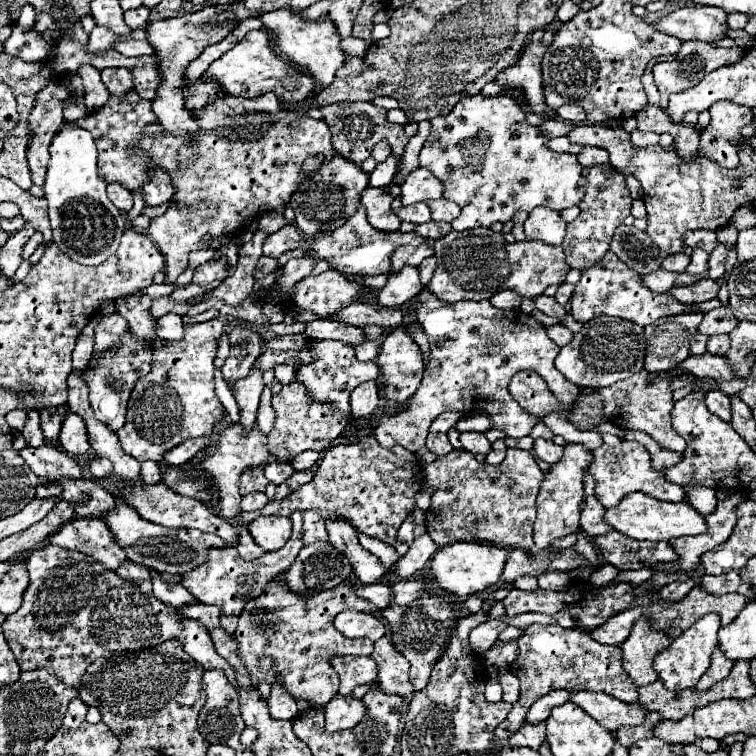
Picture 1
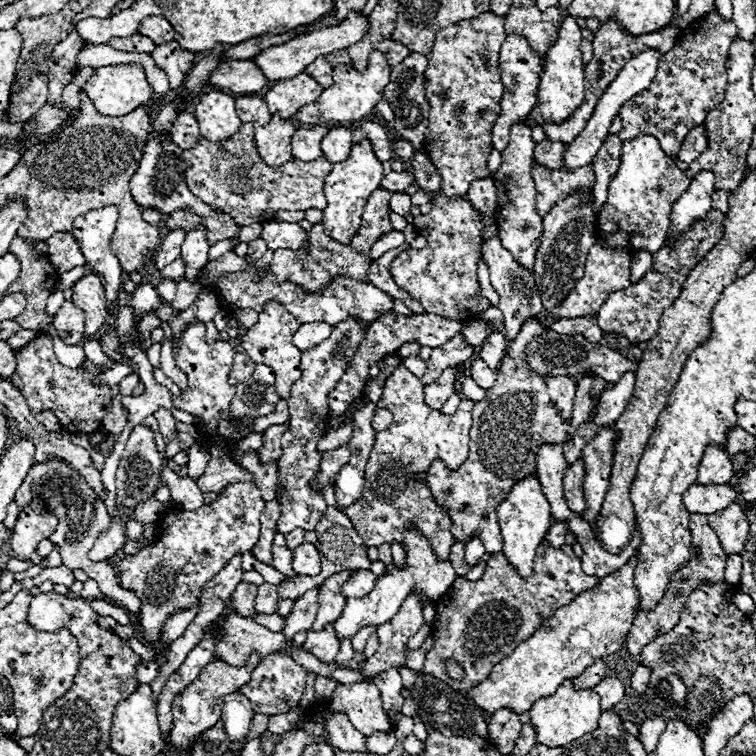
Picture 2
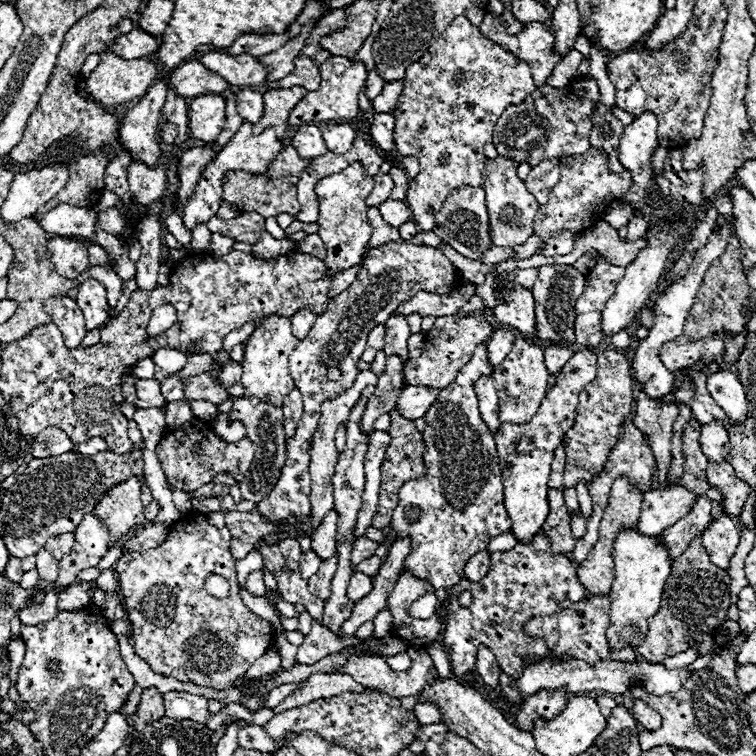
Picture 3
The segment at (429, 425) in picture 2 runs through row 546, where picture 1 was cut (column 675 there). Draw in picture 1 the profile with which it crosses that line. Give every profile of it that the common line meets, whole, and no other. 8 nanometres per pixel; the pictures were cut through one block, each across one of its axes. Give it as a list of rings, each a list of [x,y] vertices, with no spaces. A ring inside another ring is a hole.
[[[640,370],[632,378],[616,382],[614,386],[600,388],[600,390],[586,388],[582,392],[598,392],[604,398],[604,414],[612,424],[616,424],[624,430],[642,430],[648,436],[652,436],[660,446],[674,450],[674,452],[684,452],[686,442],[682,436],[678,436],[674,432],[674,428],[670,424],[670,410],[674,406],[672,388],[670,388],[672,380],[674,378],[656,378],[654,382],[650,382],[650,372]]]

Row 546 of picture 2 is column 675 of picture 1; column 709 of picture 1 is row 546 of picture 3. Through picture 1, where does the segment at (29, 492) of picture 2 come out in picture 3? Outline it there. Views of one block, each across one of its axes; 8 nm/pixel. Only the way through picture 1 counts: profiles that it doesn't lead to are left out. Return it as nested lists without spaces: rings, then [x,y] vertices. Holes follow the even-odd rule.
[[[66,532],[62,536],[52,536],[48,542],[46,542],[46,550],[56,558],[56,560],[62,560],[64,554],[68,554],[74,546],[74,532]]]

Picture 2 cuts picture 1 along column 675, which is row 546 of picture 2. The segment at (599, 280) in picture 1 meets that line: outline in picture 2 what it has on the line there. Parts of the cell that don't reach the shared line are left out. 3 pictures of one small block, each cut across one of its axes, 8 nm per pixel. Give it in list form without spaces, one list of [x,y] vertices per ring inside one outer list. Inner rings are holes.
[[[304,542],[298,548],[294,548],[292,556],[292,570],[294,574],[302,576],[316,576],[320,572],[320,552],[316,550],[314,544]]]

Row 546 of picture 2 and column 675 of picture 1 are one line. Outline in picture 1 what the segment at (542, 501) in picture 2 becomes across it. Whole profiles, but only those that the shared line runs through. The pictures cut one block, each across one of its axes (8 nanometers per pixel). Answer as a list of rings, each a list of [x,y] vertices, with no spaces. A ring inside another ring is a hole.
[[[628,494],[622,504],[610,508],[604,512],[604,520],[618,532],[636,538],[636,540],[664,540],[668,542],[670,538],[678,536],[696,536],[706,530],[704,516],[696,512],[686,500],[682,502],[660,502],[648,494]]]

